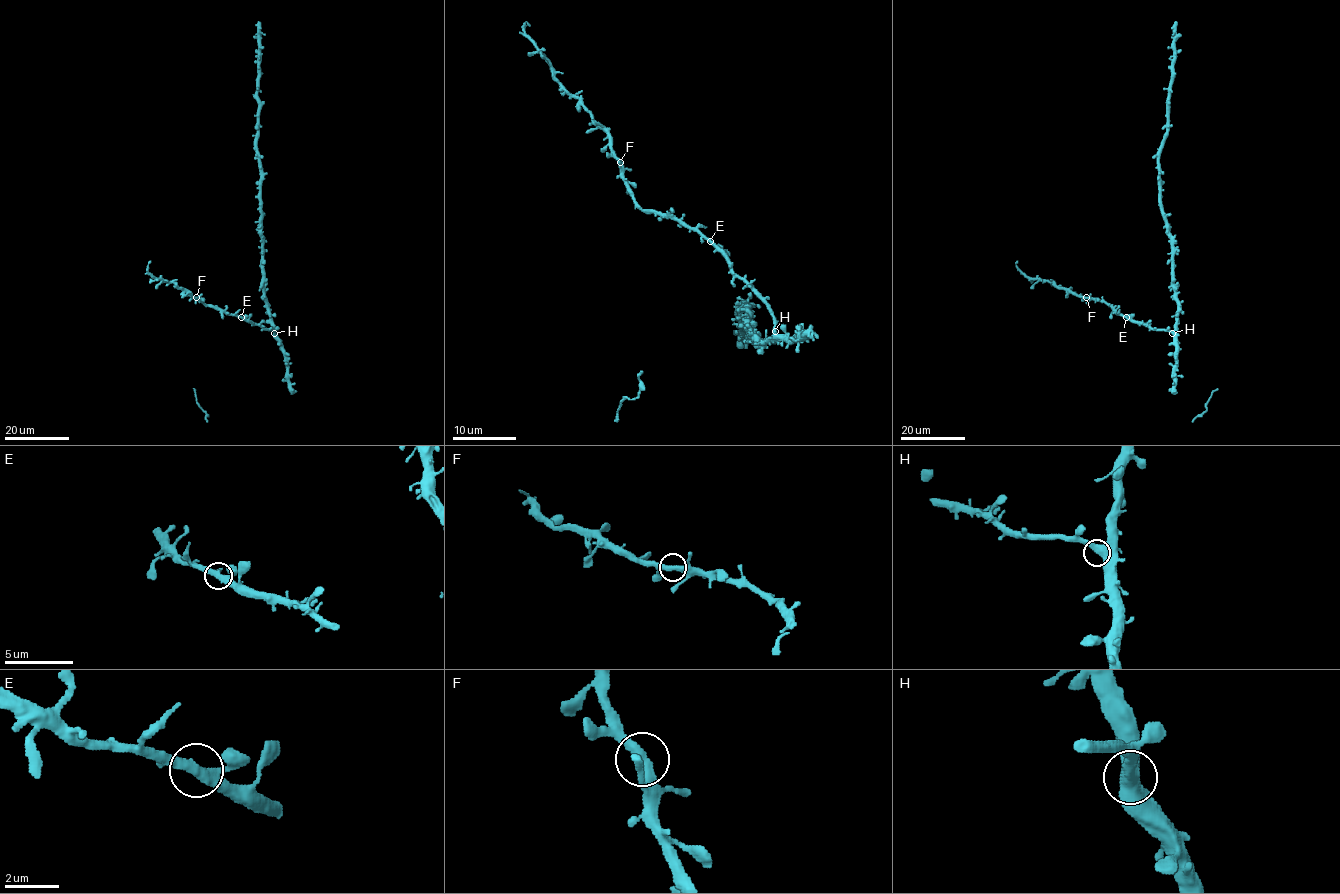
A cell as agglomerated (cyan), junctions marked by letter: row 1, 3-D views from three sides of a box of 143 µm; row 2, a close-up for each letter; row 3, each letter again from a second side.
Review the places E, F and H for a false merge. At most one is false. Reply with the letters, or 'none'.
none

